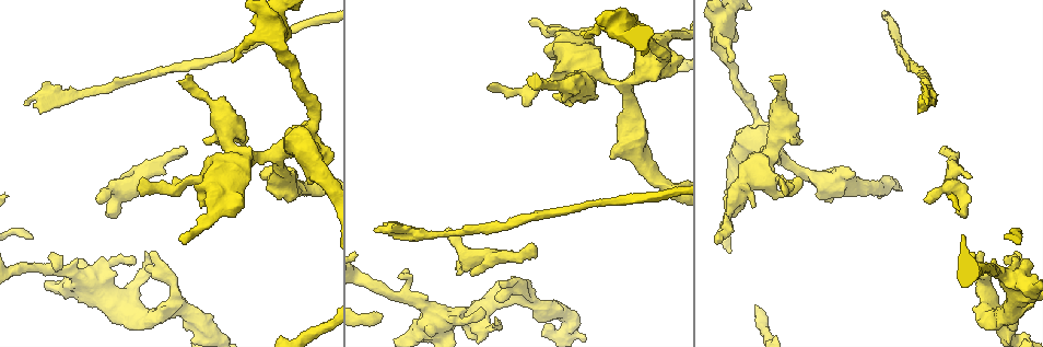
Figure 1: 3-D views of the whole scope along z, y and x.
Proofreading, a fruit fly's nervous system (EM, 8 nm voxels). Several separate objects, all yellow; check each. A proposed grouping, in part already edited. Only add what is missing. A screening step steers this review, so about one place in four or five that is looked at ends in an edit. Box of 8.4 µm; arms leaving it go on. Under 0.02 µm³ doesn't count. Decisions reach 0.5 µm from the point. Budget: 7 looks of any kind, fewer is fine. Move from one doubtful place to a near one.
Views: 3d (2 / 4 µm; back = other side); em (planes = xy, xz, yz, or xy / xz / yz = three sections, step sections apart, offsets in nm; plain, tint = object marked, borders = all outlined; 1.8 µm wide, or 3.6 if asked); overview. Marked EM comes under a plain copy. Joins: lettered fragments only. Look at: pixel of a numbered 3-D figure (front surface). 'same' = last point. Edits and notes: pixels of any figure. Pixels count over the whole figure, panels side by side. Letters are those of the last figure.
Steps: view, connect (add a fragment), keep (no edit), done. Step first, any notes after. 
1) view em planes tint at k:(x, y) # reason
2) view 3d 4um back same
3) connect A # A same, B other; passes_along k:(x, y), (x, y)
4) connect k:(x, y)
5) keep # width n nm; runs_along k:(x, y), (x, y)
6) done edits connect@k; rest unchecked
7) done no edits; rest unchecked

view 3d 4um at 1:(582, 35) # branch stops here

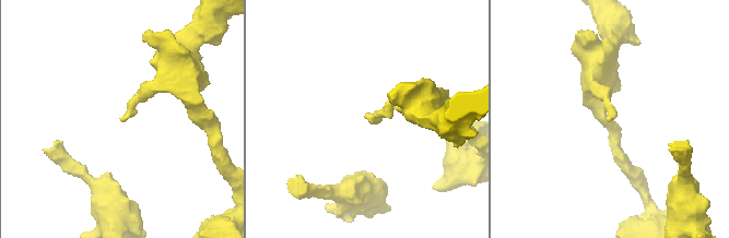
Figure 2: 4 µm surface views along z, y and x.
view em xy step 4 borders at 2:(610, 118) # shape alone is not enough

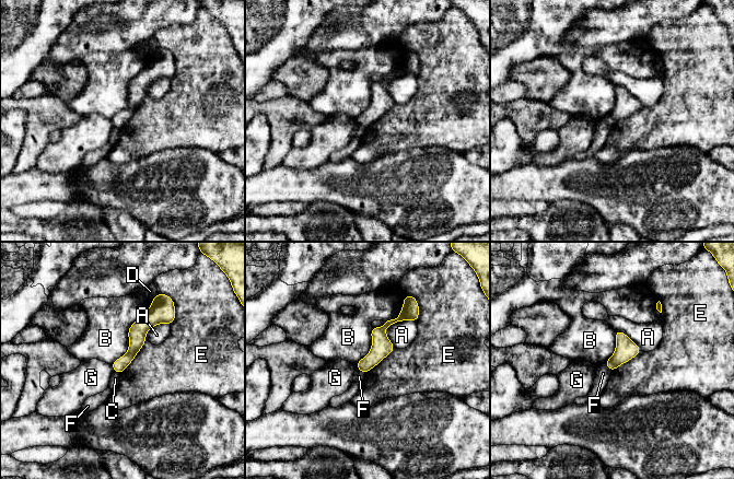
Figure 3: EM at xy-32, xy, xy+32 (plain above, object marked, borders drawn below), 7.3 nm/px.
keep # longest_contact B 550 nm; A other, B other, C other, D other, E other, F other, G other; border 3:(146, 339), (141, 349), (120, 374); none of them fits

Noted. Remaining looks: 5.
view em planes borders at 1:(963, 214) # free end

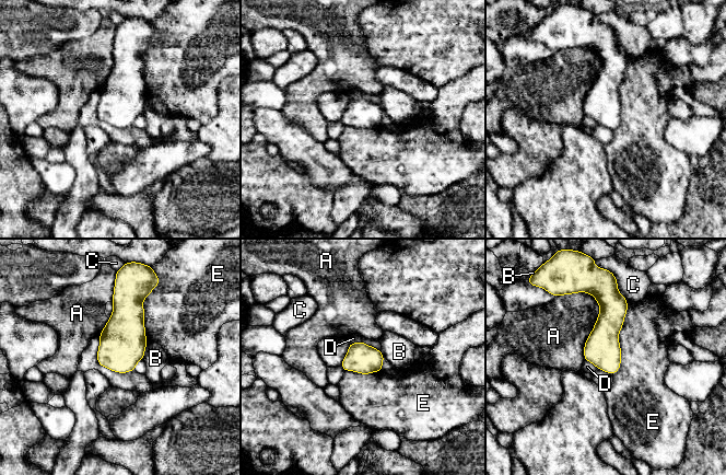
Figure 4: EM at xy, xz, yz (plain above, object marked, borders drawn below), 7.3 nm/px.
keep # A other, B other, C other, D other, E other; none of them fits

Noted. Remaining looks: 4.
view em planes borders at 1:(945, 148) # branch stops here

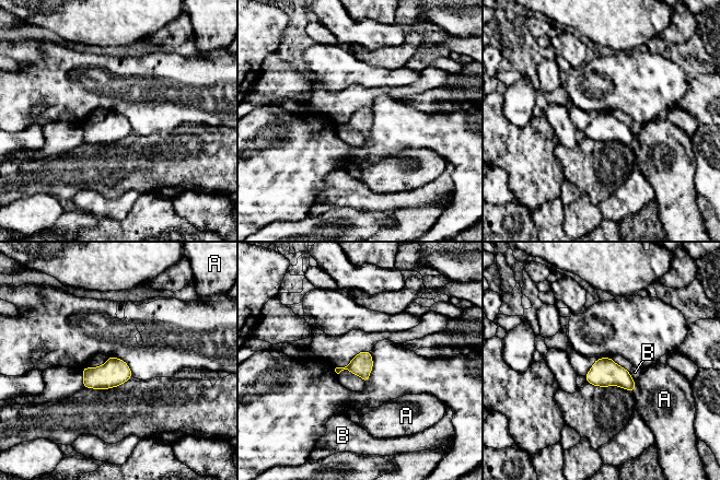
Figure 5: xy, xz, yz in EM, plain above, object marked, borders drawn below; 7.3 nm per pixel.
keep # A other, B other; no lettered fragment goes on from it

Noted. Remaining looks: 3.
done no edits; rest unchecked

